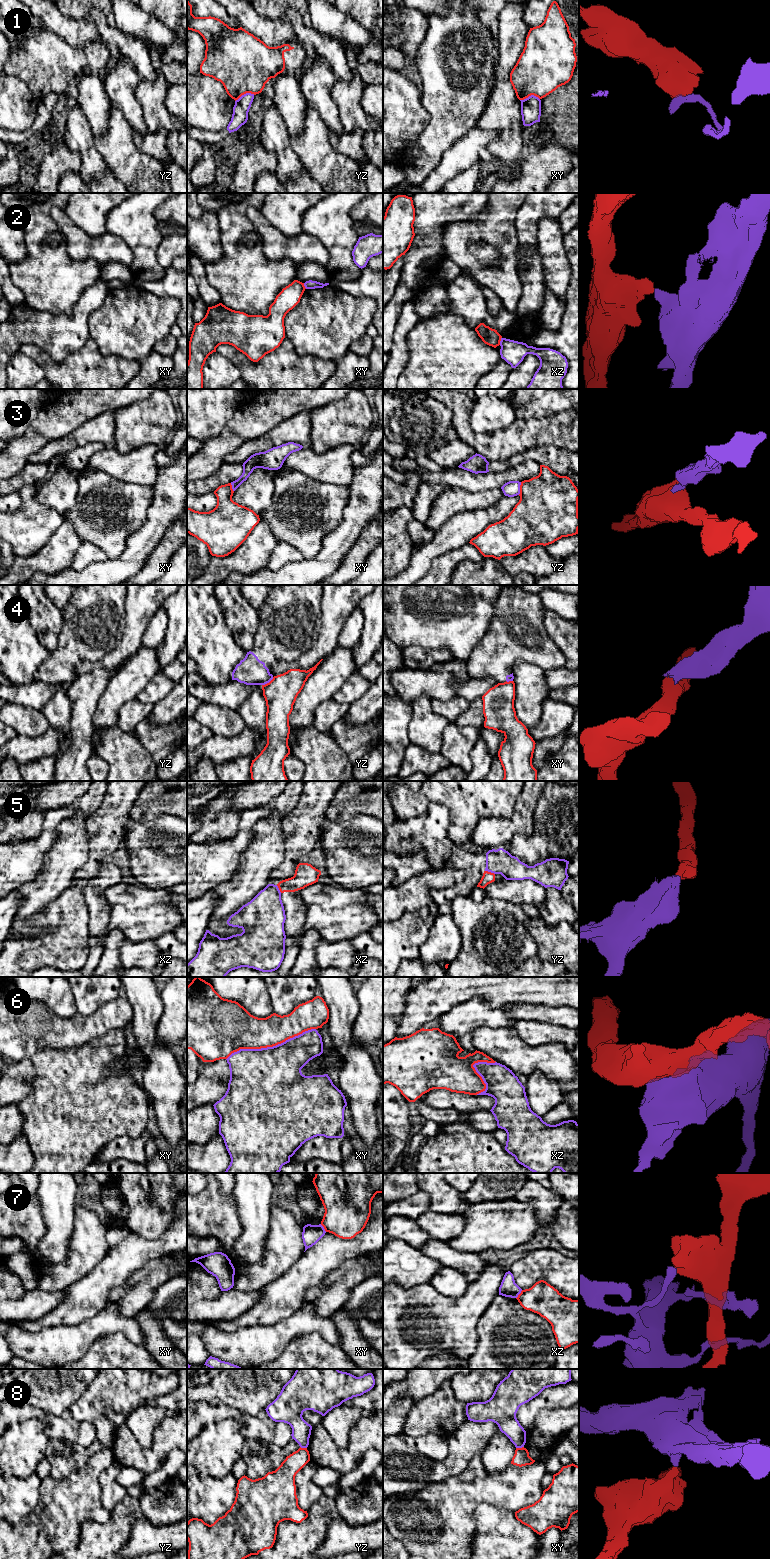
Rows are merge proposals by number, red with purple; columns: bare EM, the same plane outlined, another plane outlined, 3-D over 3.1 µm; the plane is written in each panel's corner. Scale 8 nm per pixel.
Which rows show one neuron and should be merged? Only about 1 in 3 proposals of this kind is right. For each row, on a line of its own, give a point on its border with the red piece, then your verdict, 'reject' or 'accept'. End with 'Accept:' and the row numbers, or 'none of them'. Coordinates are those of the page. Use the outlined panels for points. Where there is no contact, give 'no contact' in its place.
1: contact xy (529, 95); reject
2: contact xz (500, 340); reject
3: contact yz (520, 488); reject
4: contact yz (267, 683); reject
5: contact yz (490, 872); reject
6: contact xy (270, 1046); reject
7: contact xz (519, 1294); reject
8: contact xy (519, 1448); reject
Accept: none of them

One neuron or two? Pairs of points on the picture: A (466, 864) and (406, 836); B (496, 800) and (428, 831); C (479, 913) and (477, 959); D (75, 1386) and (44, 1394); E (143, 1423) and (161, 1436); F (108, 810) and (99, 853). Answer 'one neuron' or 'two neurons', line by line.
A: one neuron
B: two neurons
C: one neuron
D: one neuron
E: two neurons
F: one neuron

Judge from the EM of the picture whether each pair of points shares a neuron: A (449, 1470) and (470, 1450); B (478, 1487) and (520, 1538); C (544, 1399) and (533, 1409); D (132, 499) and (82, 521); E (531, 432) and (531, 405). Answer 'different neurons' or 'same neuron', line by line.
A: same neuron
B: different neurons
C: same neuron
D: same neuron
E: different neurons

